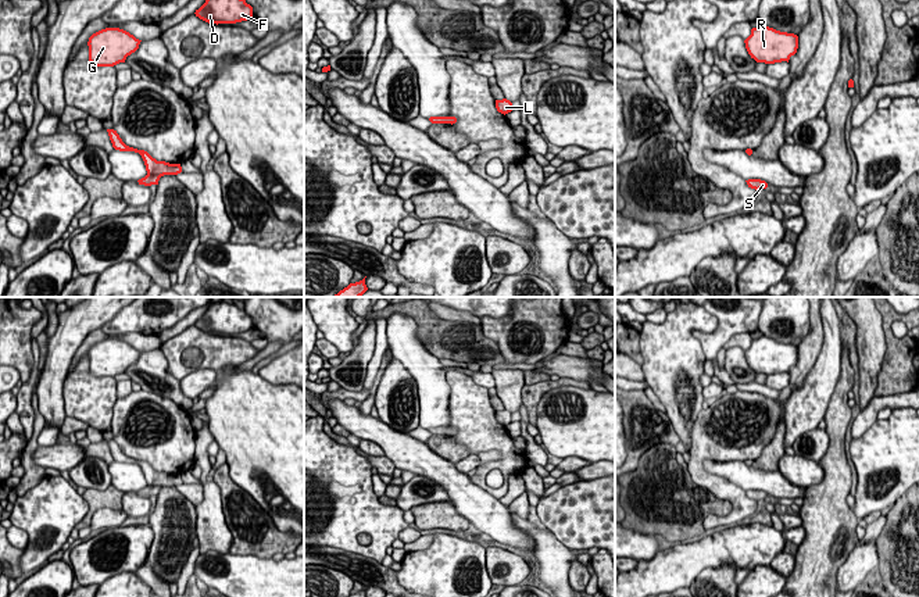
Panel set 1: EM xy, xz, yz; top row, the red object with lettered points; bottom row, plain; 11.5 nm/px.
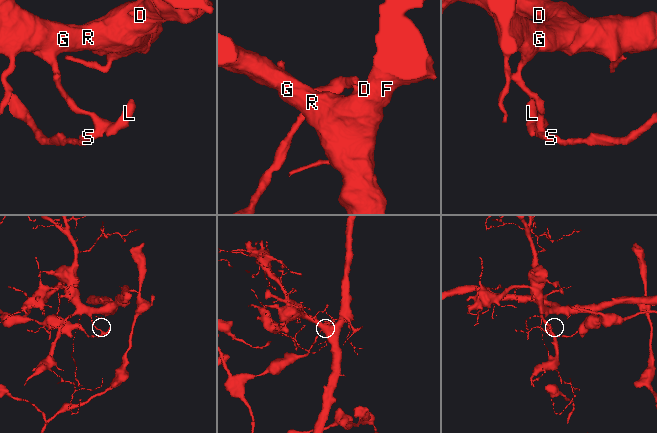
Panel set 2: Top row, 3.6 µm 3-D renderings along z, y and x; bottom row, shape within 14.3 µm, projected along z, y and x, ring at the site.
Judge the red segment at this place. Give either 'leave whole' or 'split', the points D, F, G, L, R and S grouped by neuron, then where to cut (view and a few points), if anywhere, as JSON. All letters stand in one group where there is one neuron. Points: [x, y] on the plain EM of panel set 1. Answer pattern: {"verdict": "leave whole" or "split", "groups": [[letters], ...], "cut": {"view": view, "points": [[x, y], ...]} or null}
{"verdict": "split", "groups": [["D", "F", "G", "R"], ["L", "S"]], "cut": {"view": "yz", "points": [[750, 460], [746, 463]]}}

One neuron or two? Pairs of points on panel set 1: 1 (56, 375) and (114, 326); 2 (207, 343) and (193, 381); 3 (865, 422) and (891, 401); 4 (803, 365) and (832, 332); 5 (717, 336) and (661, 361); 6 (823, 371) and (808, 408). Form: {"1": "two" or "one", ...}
{"1": "two", "2": "two", "3": "one", "4": "two", "5": "two", "6": "one"}

